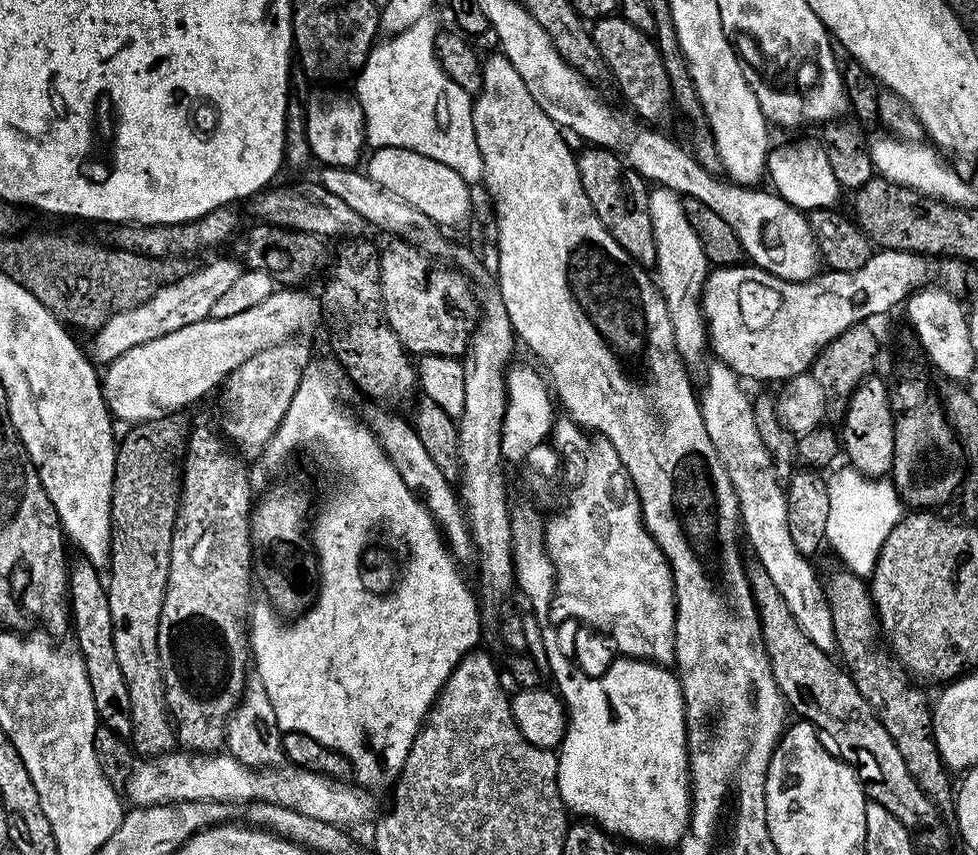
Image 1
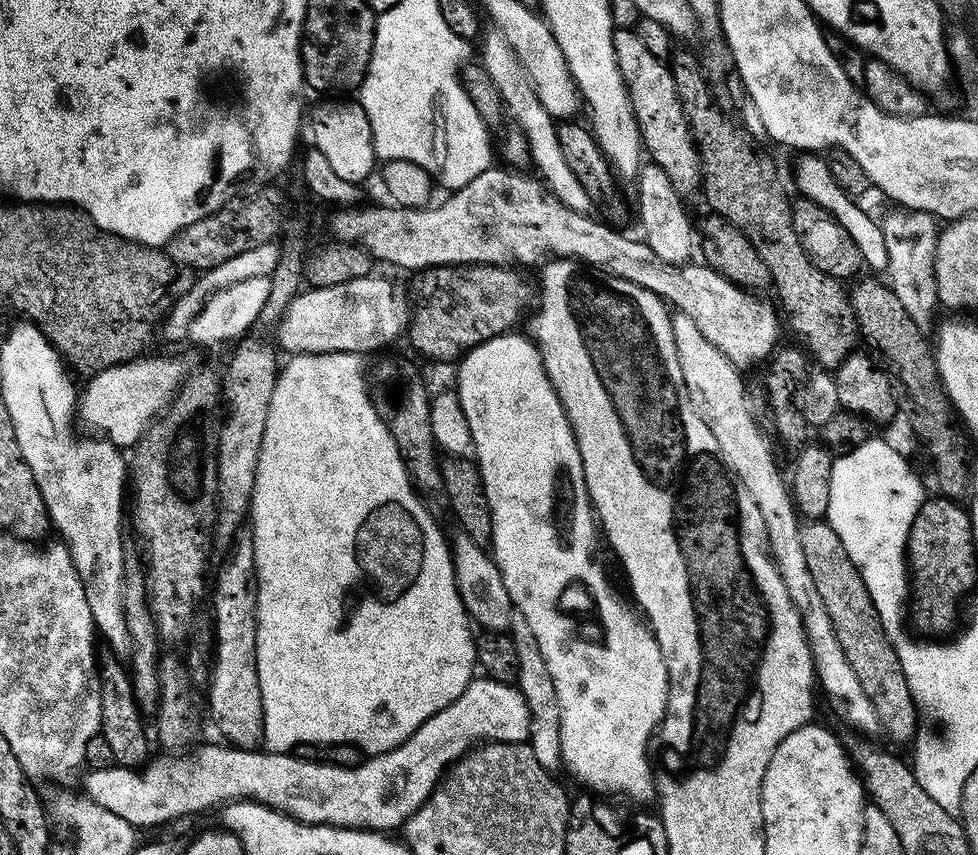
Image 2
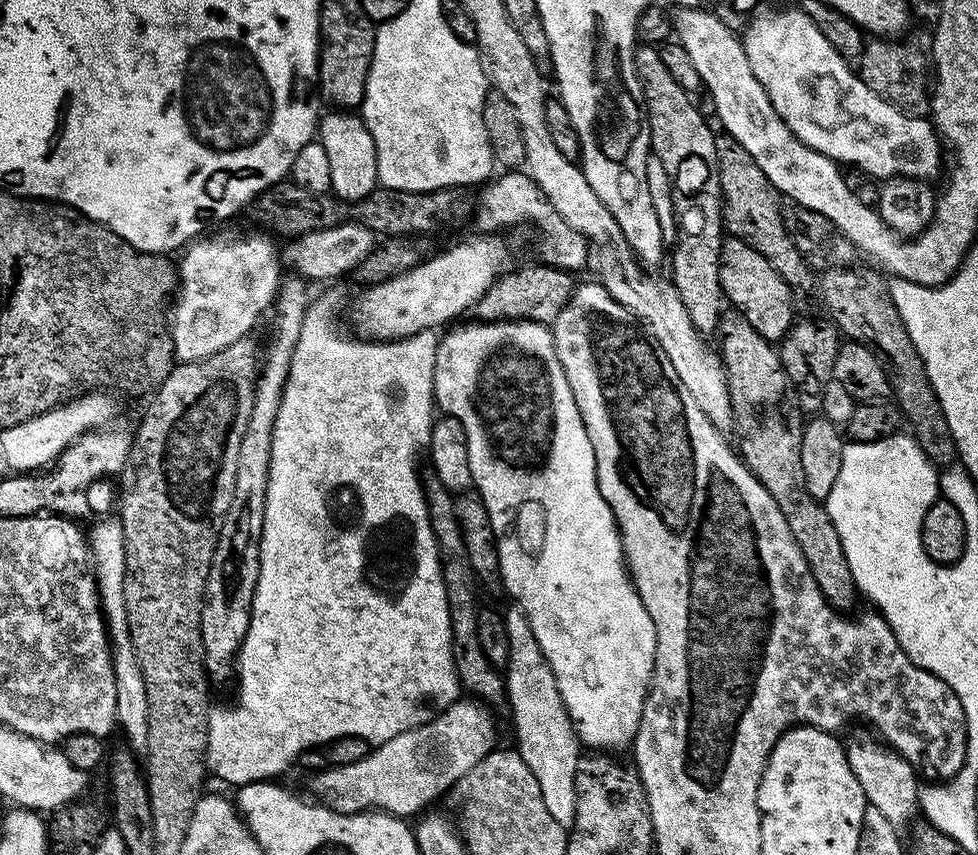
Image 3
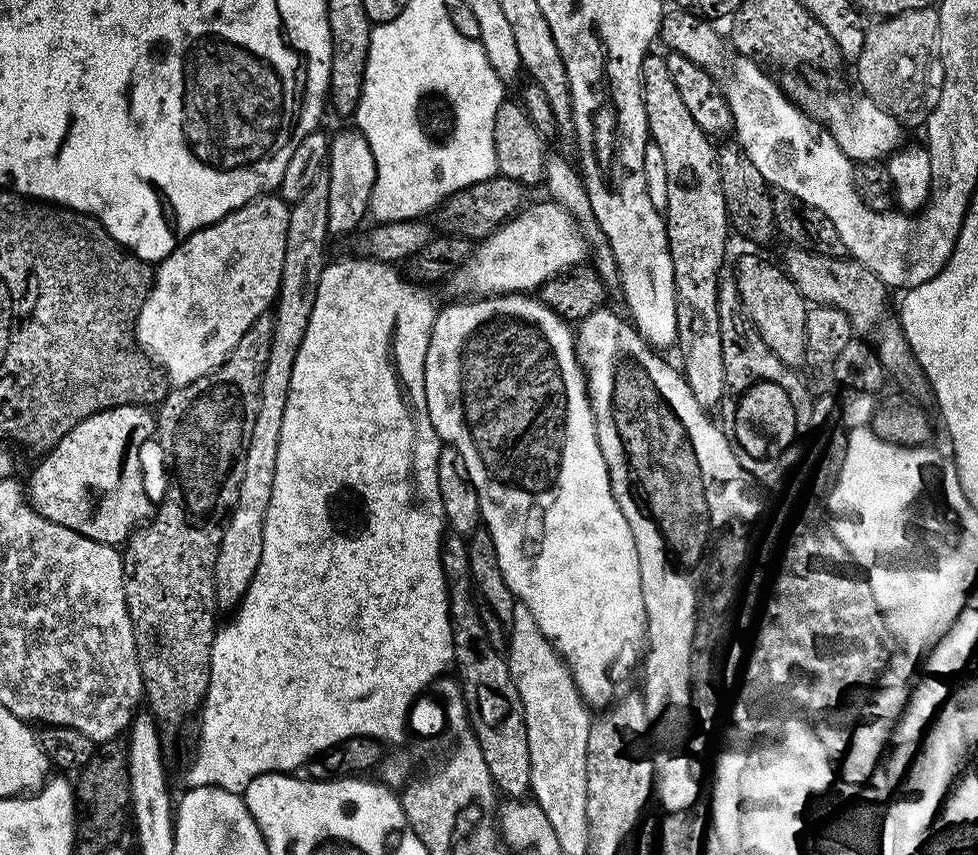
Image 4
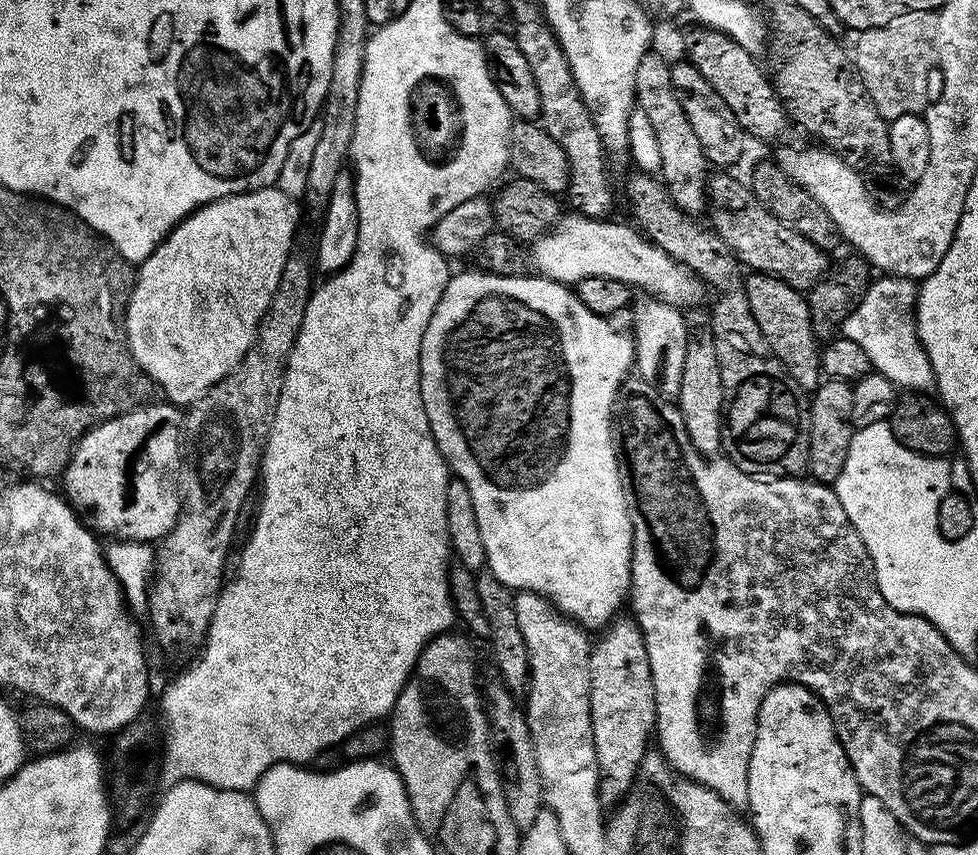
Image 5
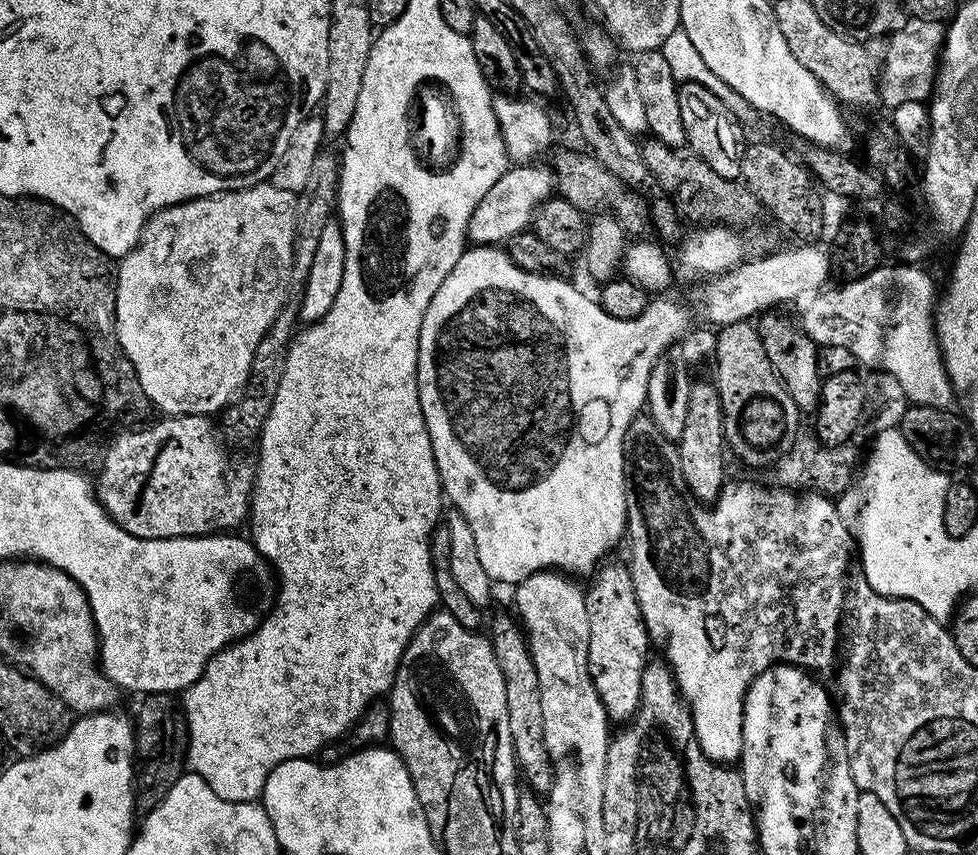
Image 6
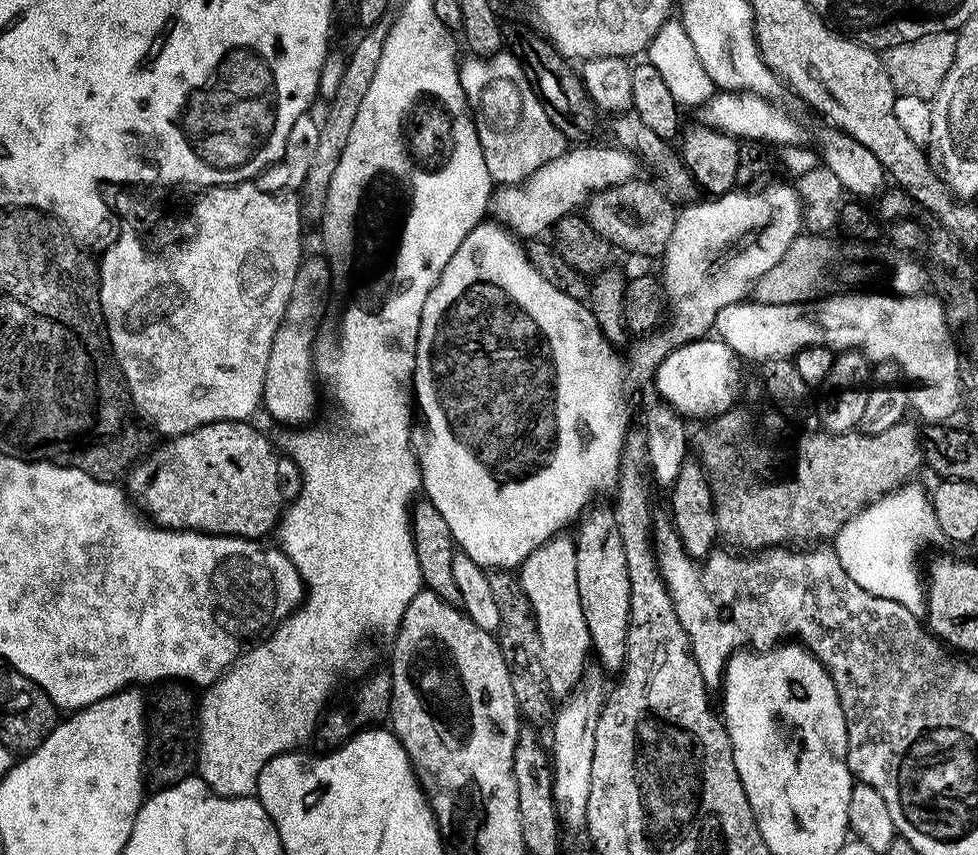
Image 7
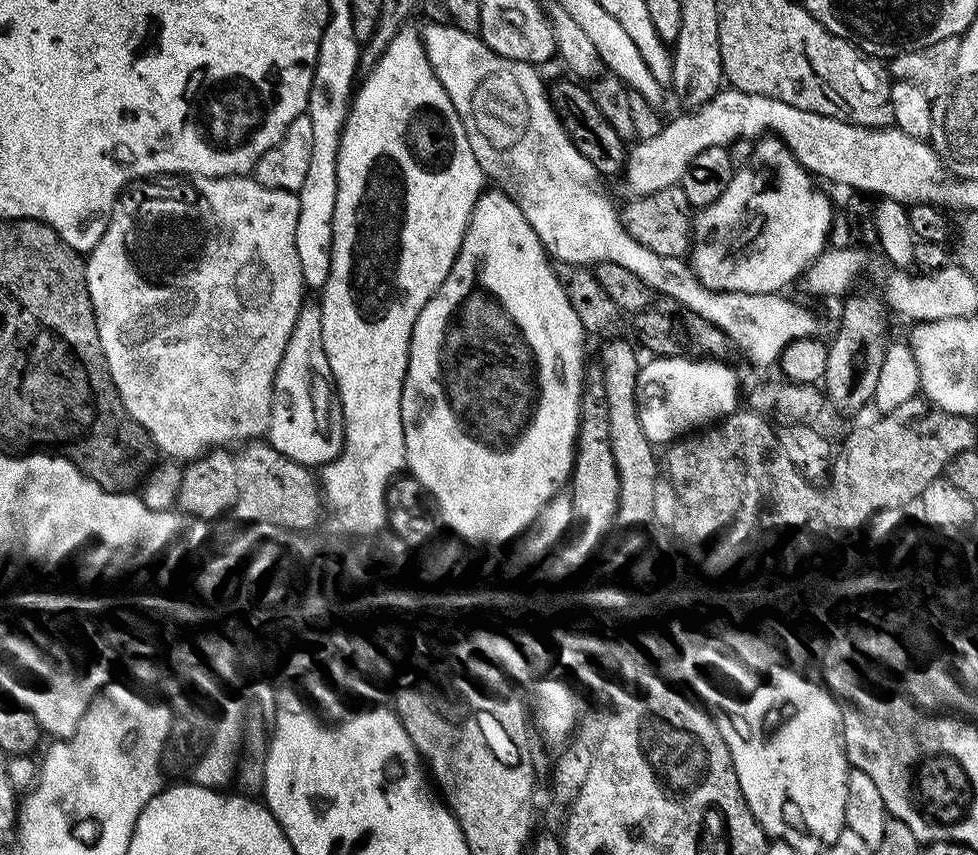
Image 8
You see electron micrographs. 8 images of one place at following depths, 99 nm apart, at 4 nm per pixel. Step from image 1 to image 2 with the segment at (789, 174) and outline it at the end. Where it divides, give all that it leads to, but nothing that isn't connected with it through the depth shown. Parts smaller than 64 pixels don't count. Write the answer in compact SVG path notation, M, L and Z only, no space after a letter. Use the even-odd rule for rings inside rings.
M805 153L801 155L796 166L796 184L798 192L805 198L820 205L827 213L843 226L844 230L854 239L855 245L861 251L865 265L872 268L876 274L882 274L887 271L889 266L889 255L886 254L886 241L881 223L875 220L857 204L853 197L848 196L841 187L834 182L833 175L830 174L827 161L818 154Z

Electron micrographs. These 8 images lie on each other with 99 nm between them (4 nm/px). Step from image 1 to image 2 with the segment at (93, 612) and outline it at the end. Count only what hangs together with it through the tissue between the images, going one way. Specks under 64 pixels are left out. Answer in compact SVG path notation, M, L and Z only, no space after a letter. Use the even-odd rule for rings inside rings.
M104 650L99 653L98 667L100 670L100 731L99 736L106 738L107 744L110 746L110 750L114 753L116 764L122 768L134 768L141 769L150 759L150 753L148 753L148 736L150 740L150 732L144 729L144 716L140 703L136 700L134 694L134 686L132 685L132 677L129 671L122 665L121 657L117 656L115 652L111 650Z

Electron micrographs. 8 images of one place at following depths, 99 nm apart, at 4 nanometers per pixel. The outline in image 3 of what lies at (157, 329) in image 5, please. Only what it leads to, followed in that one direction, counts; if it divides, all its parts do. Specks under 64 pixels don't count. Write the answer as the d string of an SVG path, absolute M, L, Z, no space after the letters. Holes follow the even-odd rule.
M260 235L264 236L244 236L241 240L201 239L187 245L185 256L178 260L176 305L172 312L170 308L170 331L177 361L201 360L245 339L256 319L273 307L282 279L276 262L278 248L276 252L271 235Z

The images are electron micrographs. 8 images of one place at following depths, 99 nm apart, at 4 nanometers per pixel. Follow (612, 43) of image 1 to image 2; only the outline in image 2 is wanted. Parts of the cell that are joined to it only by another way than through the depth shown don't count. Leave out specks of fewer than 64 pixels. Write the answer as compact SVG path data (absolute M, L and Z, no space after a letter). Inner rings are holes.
M616 28L613 31L614 54L618 62L618 70L622 74L628 97L632 103L632 113L640 127L642 148L650 155L651 163L658 165L666 172L673 183L674 190L684 198L702 184L700 155L692 137L686 114L682 110L682 102L678 102L678 89L674 86L672 69L663 60L659 60L638 38L631 28Z

